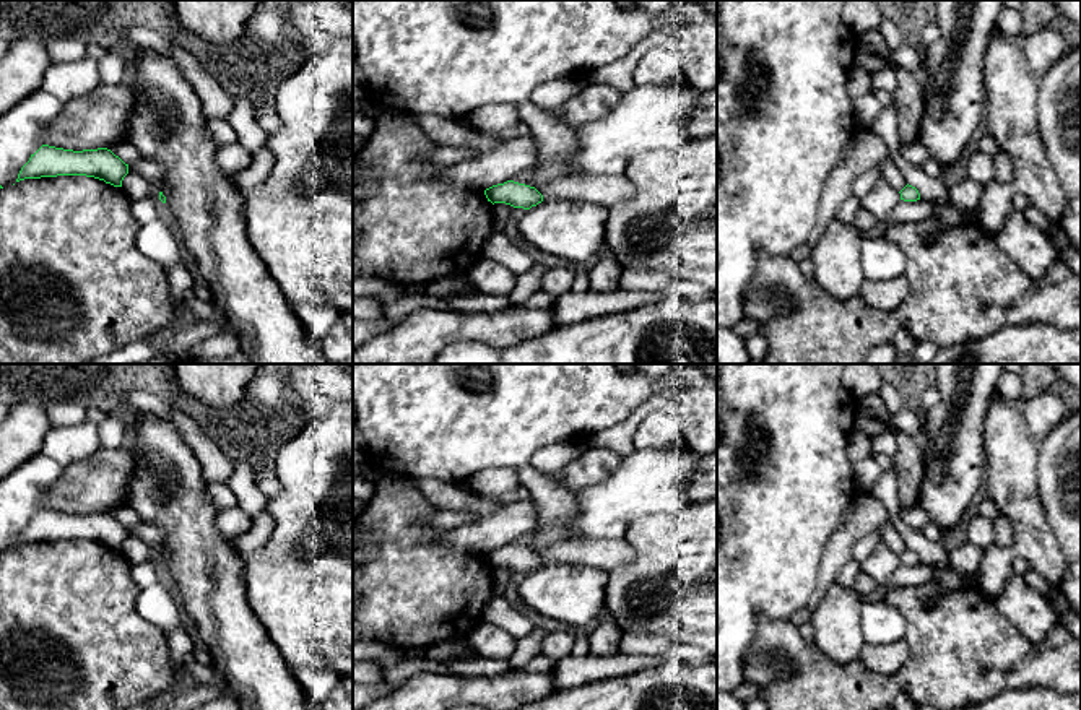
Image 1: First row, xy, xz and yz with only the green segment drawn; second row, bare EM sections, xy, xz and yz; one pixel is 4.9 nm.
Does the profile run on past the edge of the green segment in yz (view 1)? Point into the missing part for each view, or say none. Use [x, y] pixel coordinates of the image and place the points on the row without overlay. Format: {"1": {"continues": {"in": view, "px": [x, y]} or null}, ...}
{"1": {"continues": null}}

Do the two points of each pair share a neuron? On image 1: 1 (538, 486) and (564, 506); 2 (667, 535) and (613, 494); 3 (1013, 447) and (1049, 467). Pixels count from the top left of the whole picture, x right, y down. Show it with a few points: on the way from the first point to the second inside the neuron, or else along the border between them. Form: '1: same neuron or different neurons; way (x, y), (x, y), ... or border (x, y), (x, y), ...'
1: same neuron; way (545, 493), (558, 504)
2: different neurons; border (680, 509), (641, 515), (629, 525), (625, 536)
3: different neurons; border (1037, 444), (1037, 493), (1041, 497)

